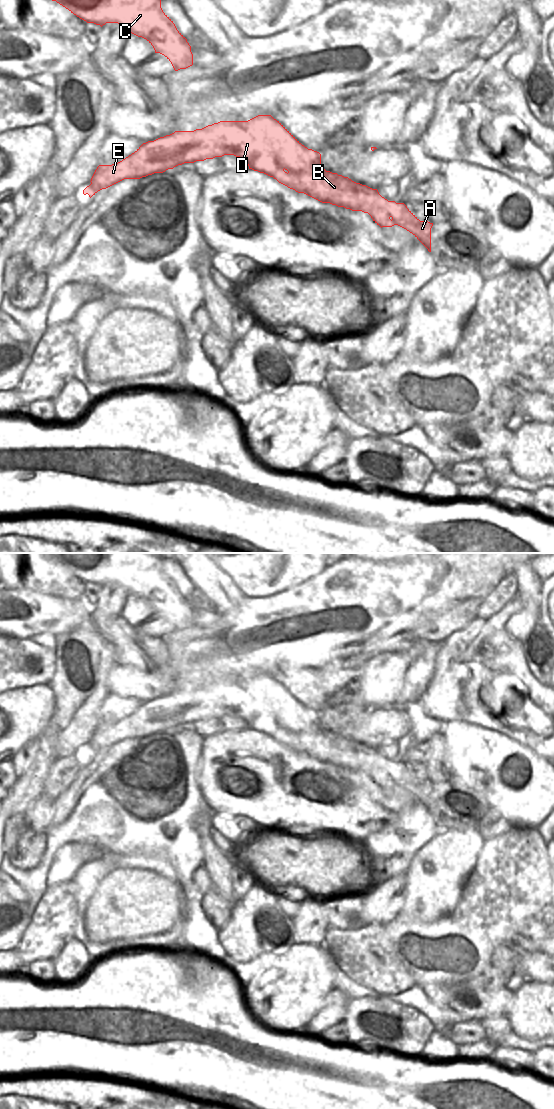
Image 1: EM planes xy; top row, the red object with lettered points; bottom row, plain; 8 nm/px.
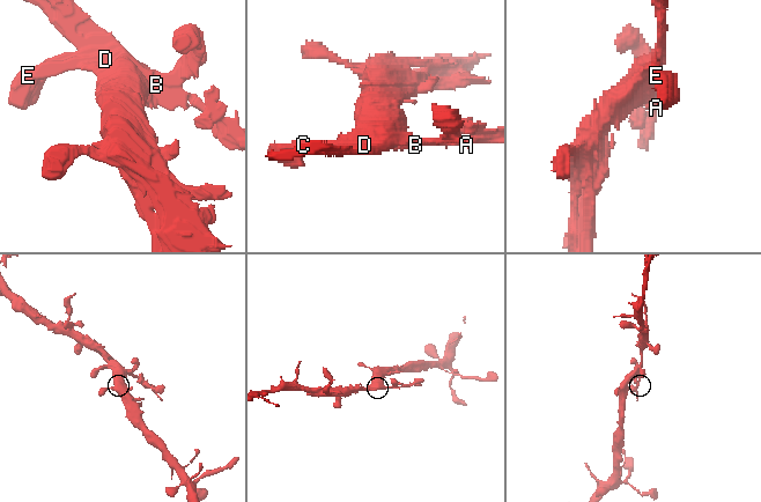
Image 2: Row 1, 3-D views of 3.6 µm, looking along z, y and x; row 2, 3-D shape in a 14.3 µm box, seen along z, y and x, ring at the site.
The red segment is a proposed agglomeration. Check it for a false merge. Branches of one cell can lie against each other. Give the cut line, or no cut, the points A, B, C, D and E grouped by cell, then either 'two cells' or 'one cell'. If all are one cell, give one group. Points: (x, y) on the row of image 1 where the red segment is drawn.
no cut | A B C D E | one cell

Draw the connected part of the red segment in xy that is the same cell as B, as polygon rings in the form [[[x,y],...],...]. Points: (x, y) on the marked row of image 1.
[[[258,115],[248,121],[220,121],[202,129],[175,131],[154,141],[143,143],[122,161],[112,165],[99,165],[91,178],[91,184],[83,190],[83,194],[88,194],[91,198],[98,191],[124,179],[140,179],[154,173],[163,173],[184,163],[194,163],[224,155],[240,157],[247,162],[249,169],[273,177],[288,188],[322,203],[368,213],[381,228],[398,225],[412,233],[431,252],[433,223],[420,221],[404,203],[388,201],[377,189],[326,171],[321,166],[321,154],[302,145],[271,115]]]

